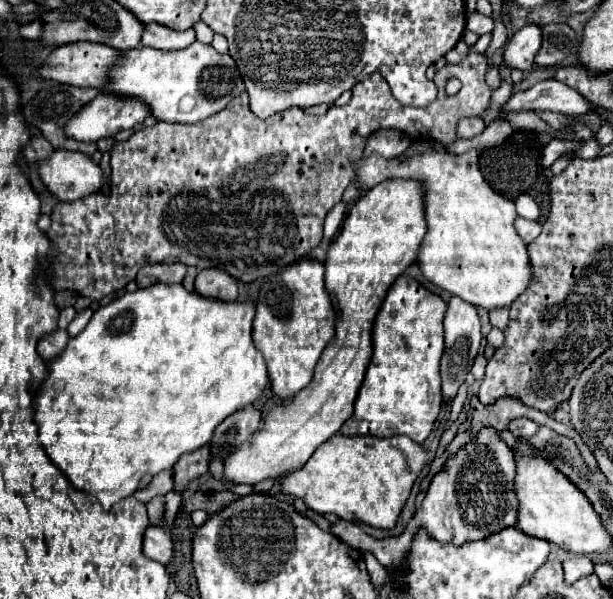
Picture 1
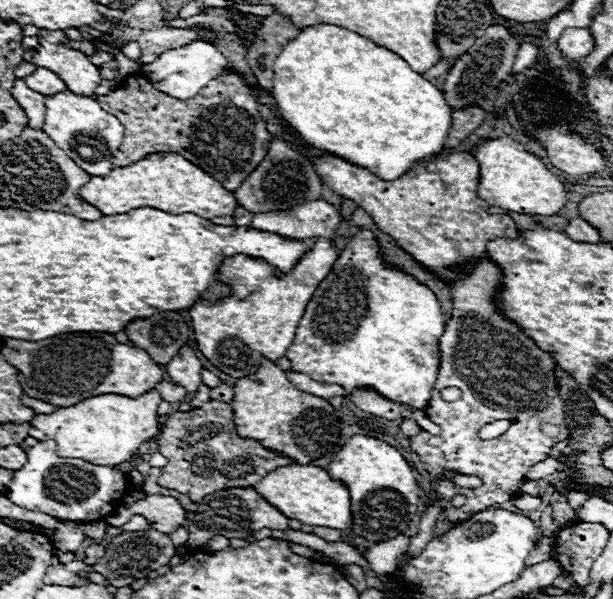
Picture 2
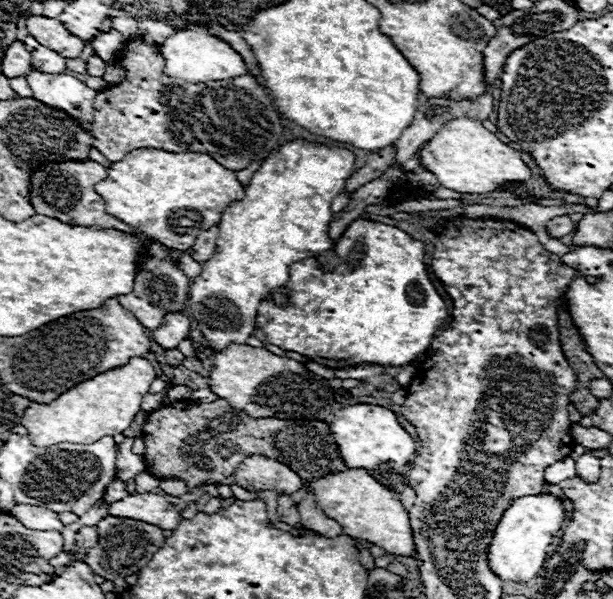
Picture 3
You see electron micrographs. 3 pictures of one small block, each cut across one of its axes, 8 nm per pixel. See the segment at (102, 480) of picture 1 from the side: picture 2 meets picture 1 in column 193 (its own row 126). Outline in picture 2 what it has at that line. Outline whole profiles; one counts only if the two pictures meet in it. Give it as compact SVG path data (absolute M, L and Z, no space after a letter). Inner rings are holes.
M332 24L302 30L298 38L278 54L274 62L272 94L282 118L296 128L308 144L354 166L364 166L384 180L396 180L424 158L440 154L452 126L452 108L432 82L414 72L394 52Z

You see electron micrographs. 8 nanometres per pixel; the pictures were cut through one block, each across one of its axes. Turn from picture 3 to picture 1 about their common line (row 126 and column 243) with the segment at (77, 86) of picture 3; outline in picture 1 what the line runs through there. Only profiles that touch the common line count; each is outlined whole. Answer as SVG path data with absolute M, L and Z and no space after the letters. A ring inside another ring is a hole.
M194 42L186 50L168 54L146 46L122 52L118 62L110 68L108 84L102 92L142 100L150 108L150 116L160 122L196 124L226 108L238 92L244 92L244 84L230 54L218 54L212 46ZM166 76L168 88L160 88Z

